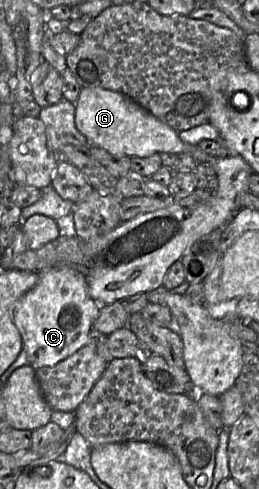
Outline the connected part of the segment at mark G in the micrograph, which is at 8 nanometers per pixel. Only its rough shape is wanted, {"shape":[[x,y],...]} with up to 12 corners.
{"shape":[[82,88],[92,145],[145,158],[199,148],[122,93]]}

